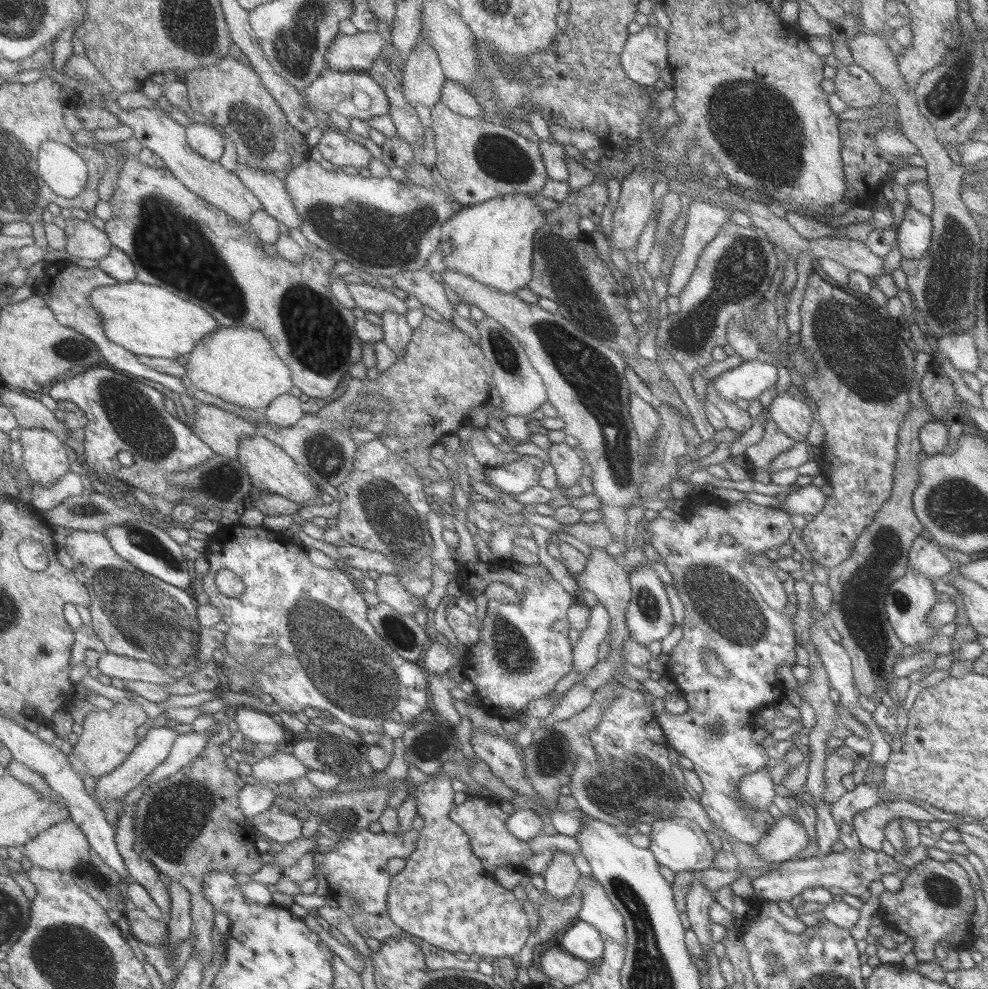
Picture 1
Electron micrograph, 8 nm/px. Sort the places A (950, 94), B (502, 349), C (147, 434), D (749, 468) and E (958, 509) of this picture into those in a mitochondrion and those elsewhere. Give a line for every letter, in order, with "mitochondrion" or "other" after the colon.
A: mitochondrion
B: mitochondrion
C: mitochondrion
D: other
E: mitochondrion

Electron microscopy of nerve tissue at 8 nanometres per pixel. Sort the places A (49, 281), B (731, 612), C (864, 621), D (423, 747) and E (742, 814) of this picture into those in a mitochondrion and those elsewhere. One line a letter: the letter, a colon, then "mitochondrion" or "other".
A: other
B: mitochondrion
C: mitochondrion
D: mitochondrion
E: mitochondrion

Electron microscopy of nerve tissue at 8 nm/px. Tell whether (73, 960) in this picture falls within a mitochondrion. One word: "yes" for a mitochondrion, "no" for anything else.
yes

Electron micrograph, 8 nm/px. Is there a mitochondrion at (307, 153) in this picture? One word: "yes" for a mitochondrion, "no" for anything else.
no

